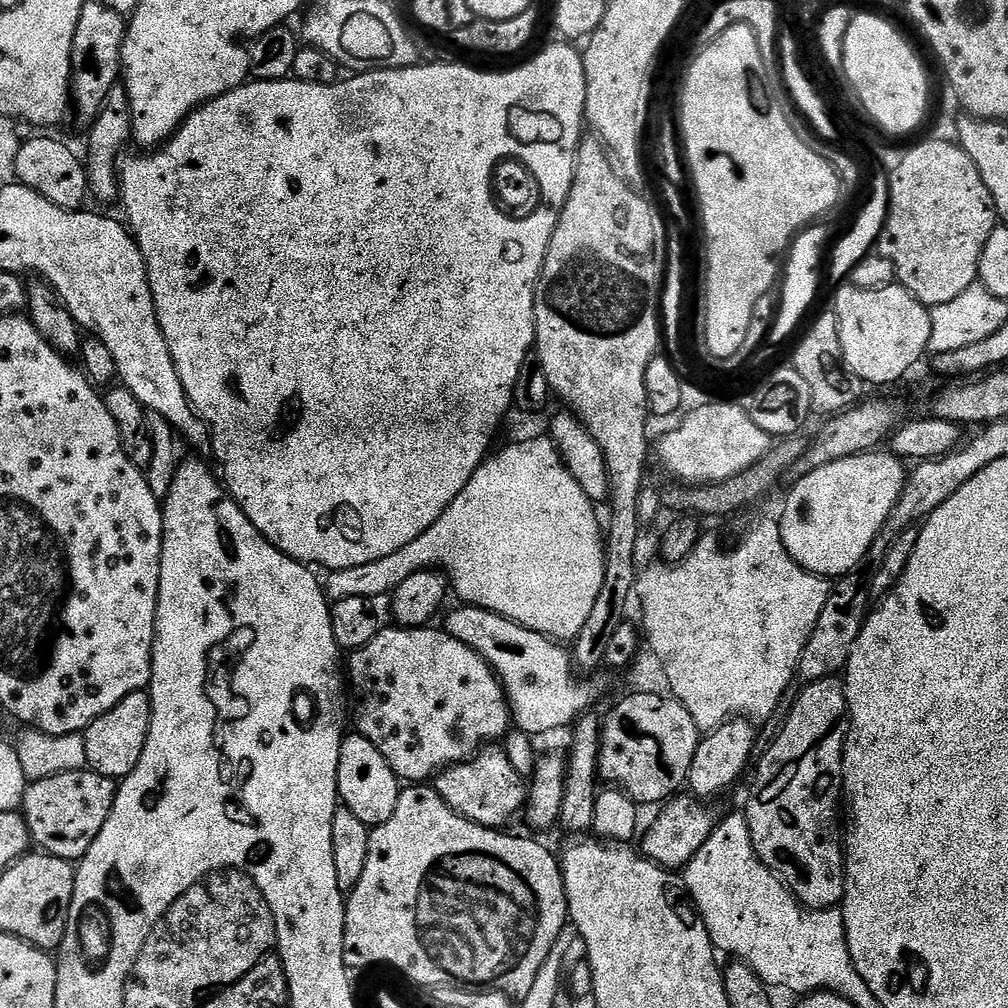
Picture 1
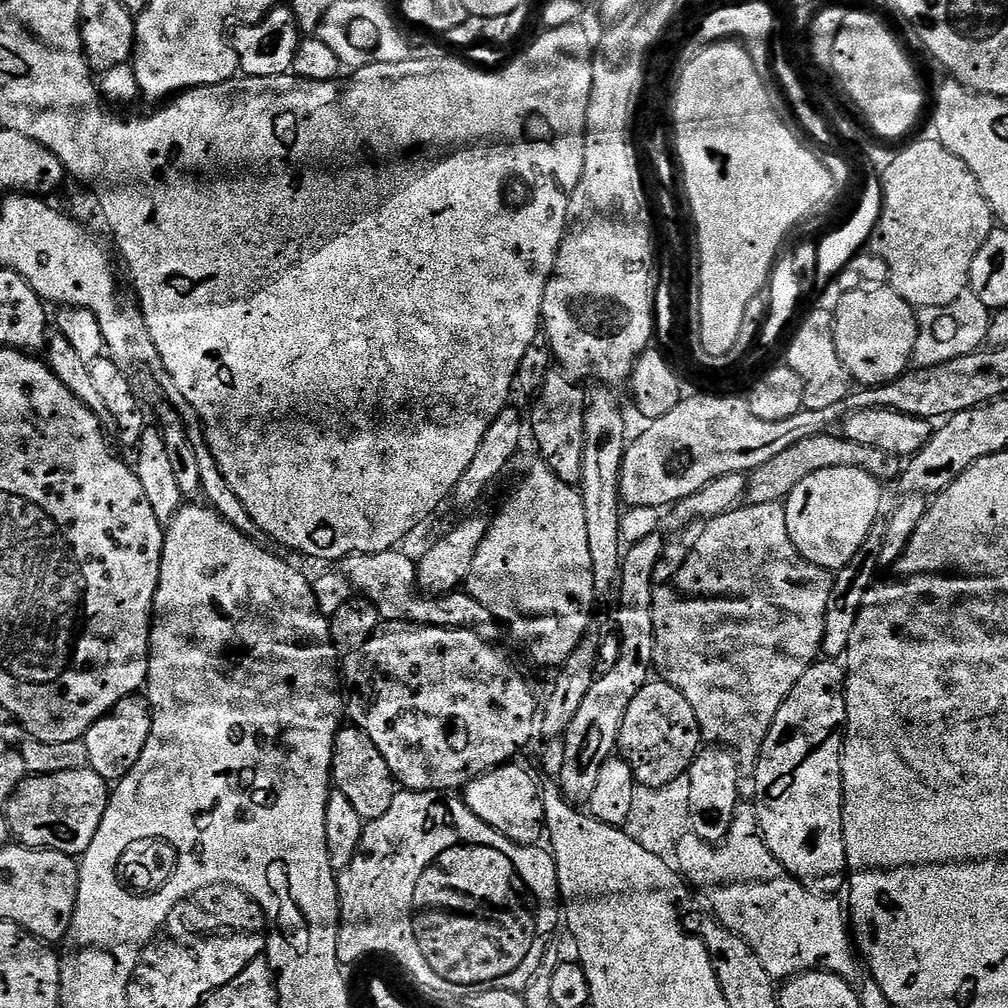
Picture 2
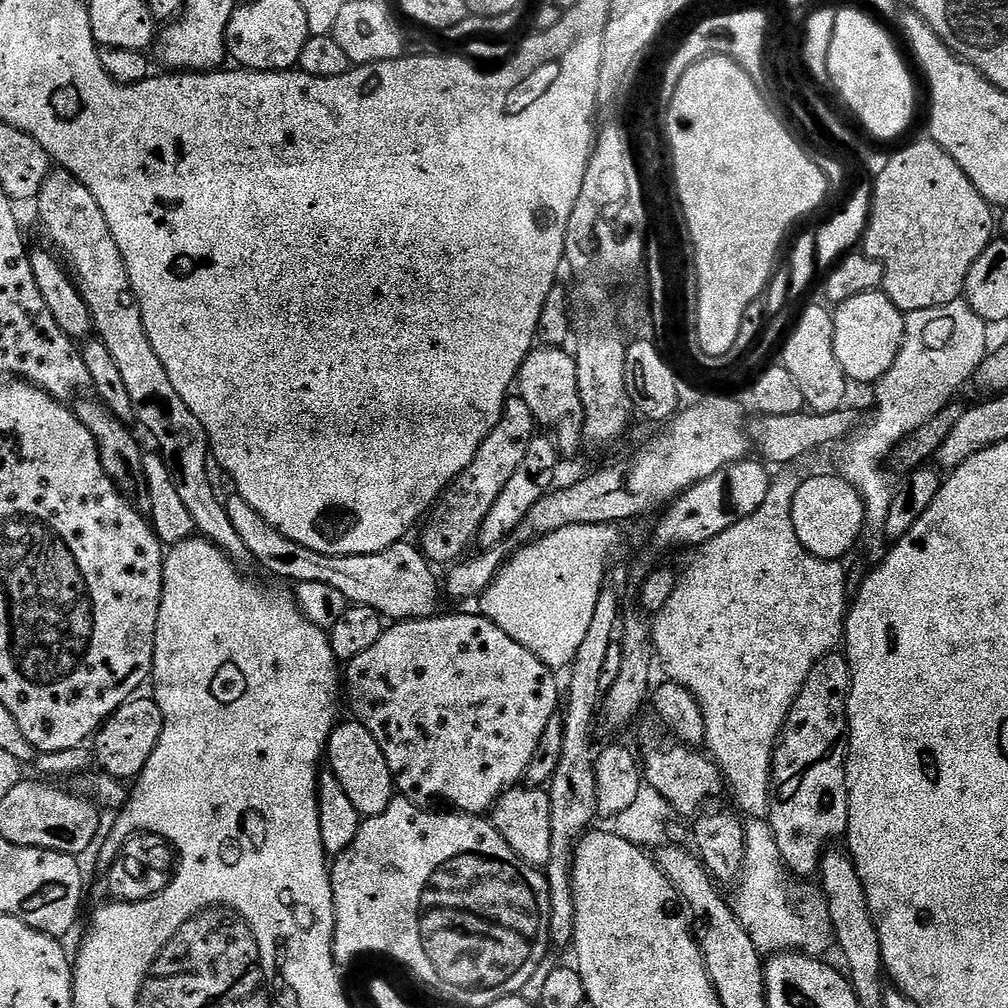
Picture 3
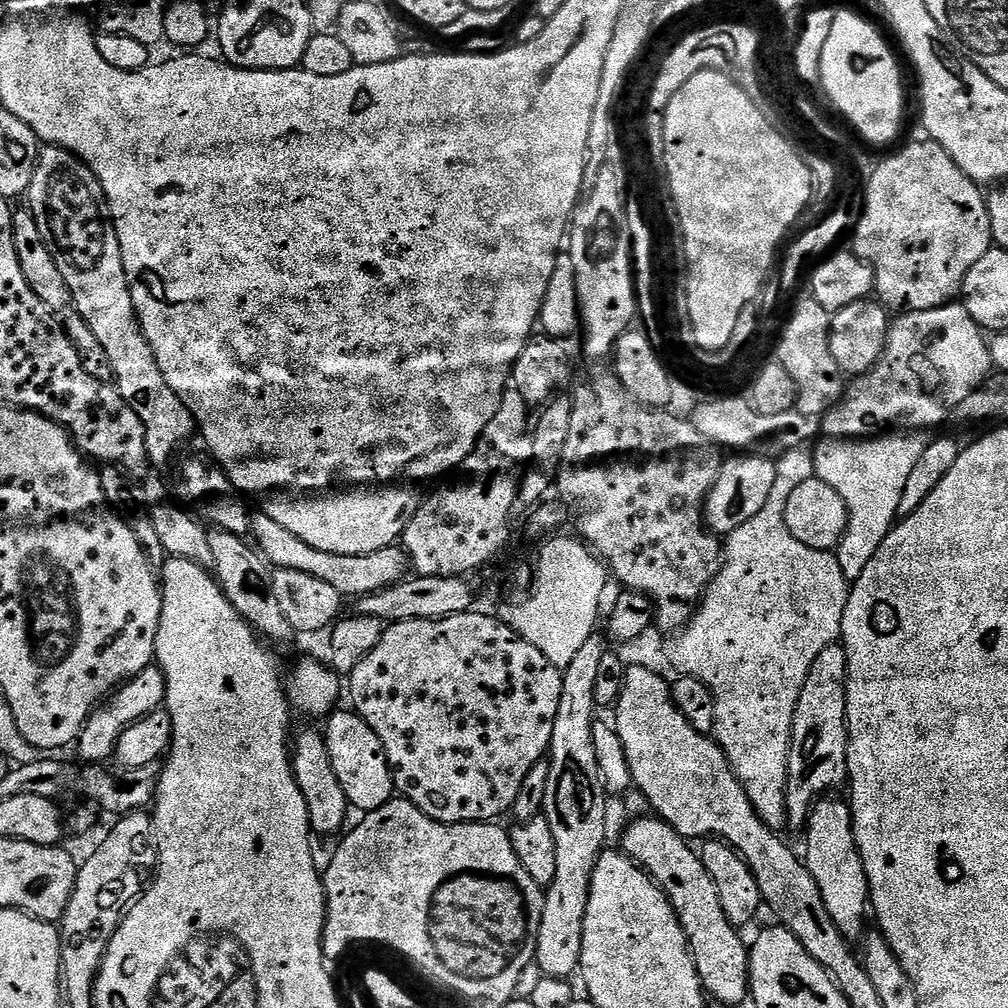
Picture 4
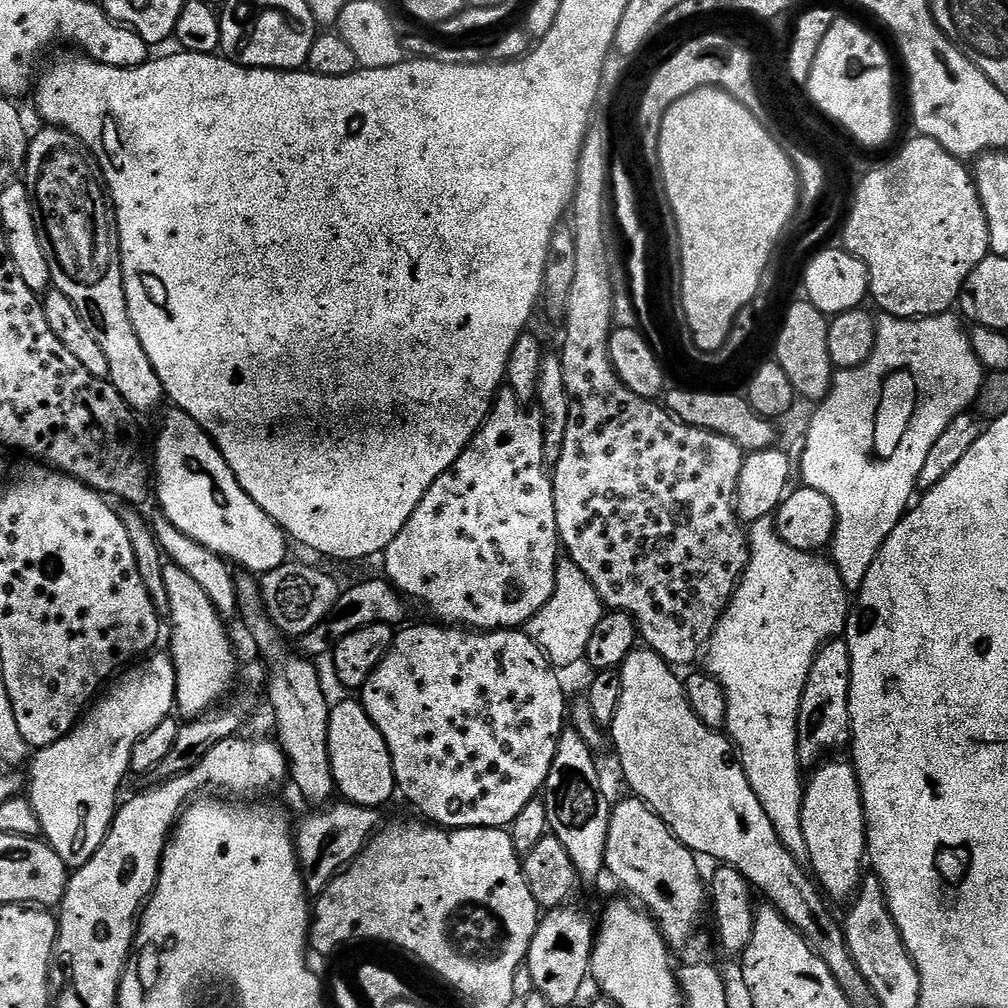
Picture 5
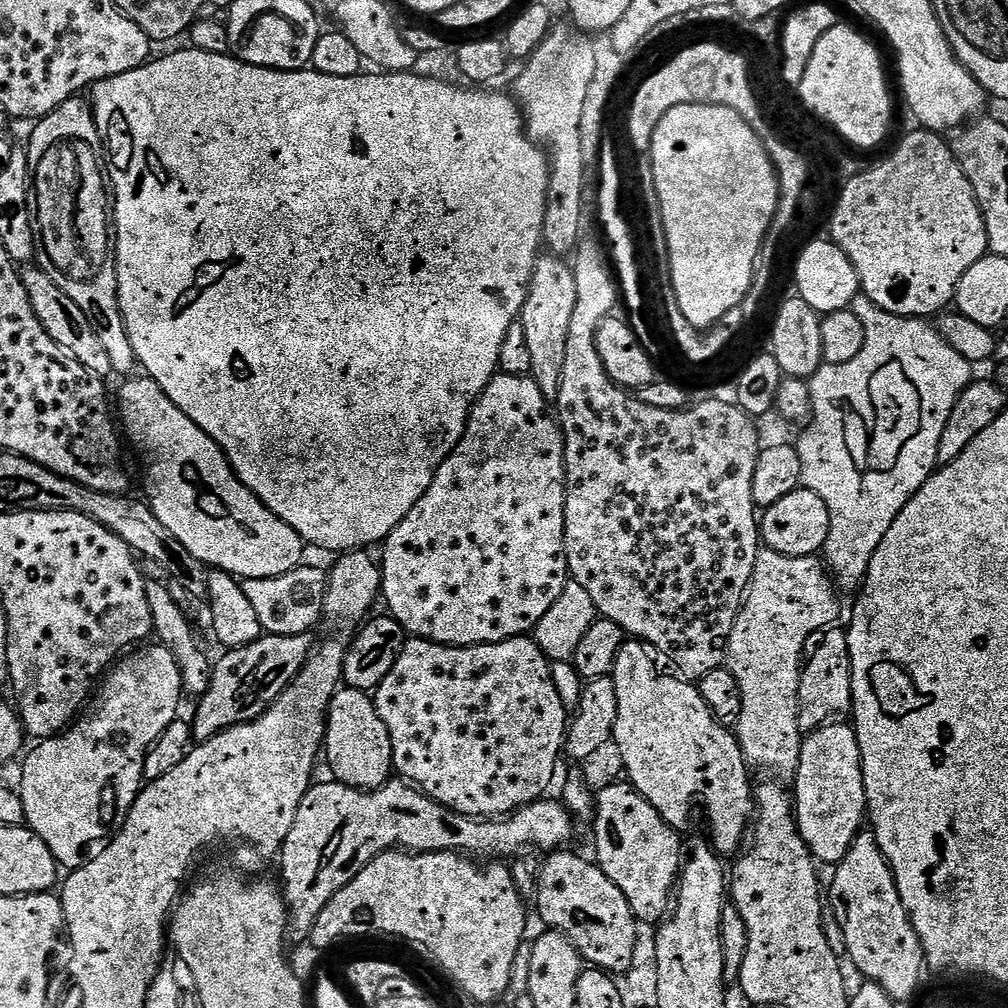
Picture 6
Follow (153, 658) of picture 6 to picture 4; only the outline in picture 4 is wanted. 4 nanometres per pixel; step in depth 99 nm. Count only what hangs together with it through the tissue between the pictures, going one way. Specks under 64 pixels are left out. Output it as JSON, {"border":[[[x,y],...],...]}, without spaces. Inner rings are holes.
{"border":[[[153,666],[142,670],[135,678],[126,684],[121,684],[111,696],[107,697],[92,713],[92,717],[84,723],[80,732],[78,749],[80,748],[79,759],[84,762],[104,762],[113,755],[118,746],[118,738],[134,722],[138,722],[144,716],[157,711],[164,703],[166,694],[166,682],[159,666]]]}

